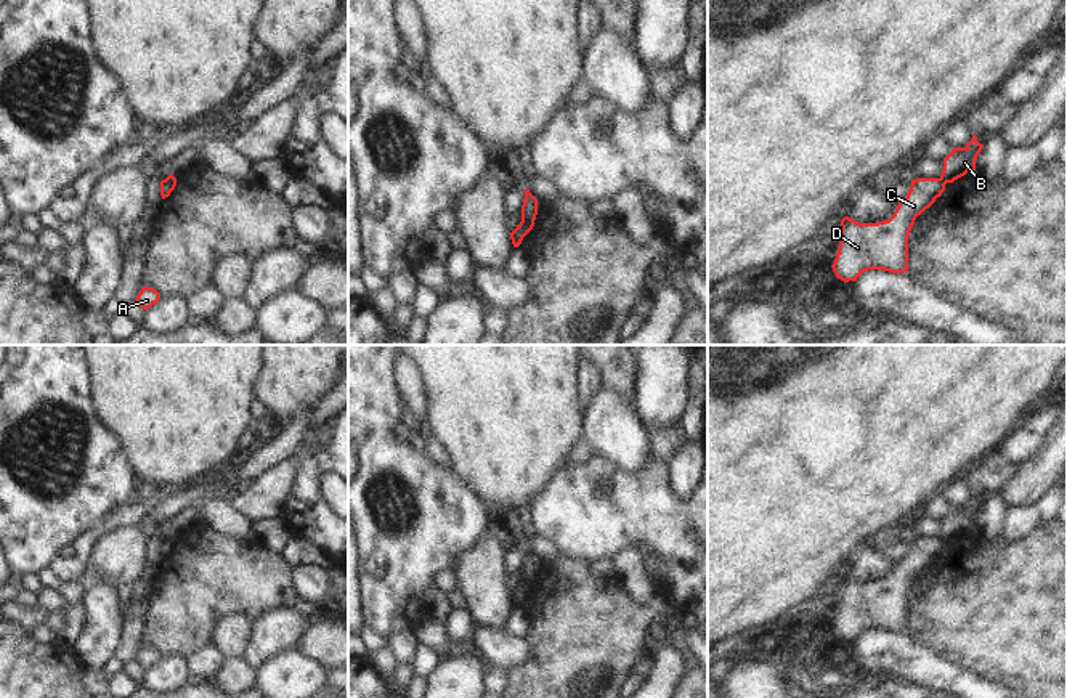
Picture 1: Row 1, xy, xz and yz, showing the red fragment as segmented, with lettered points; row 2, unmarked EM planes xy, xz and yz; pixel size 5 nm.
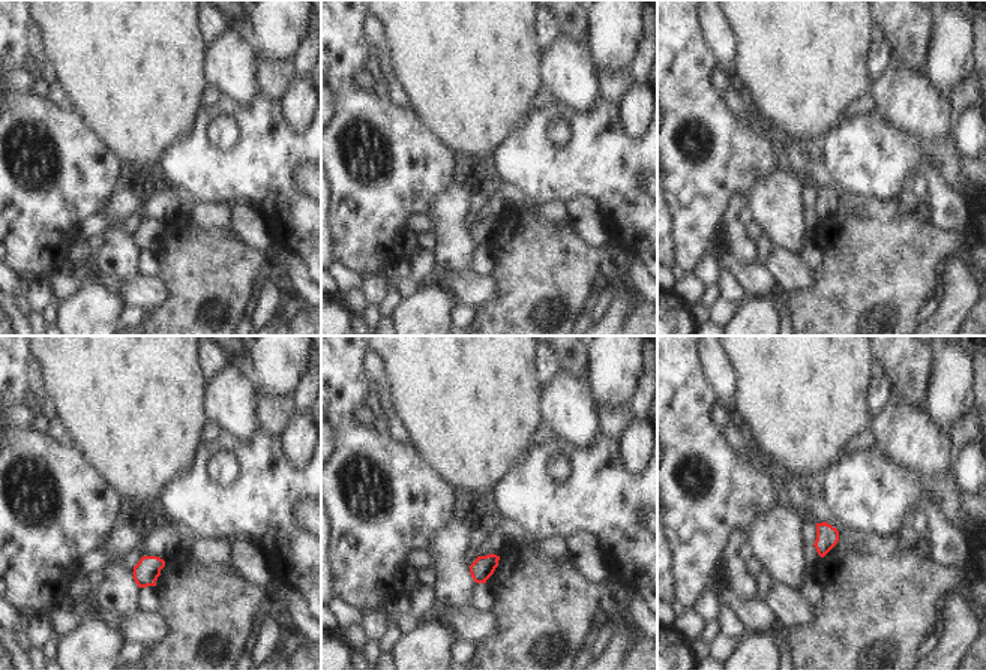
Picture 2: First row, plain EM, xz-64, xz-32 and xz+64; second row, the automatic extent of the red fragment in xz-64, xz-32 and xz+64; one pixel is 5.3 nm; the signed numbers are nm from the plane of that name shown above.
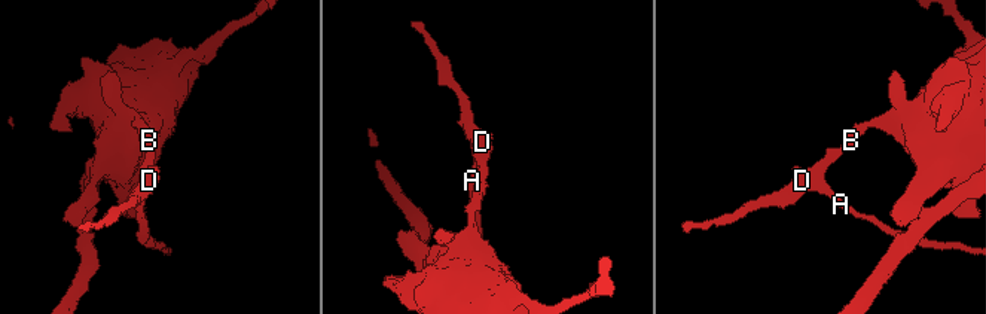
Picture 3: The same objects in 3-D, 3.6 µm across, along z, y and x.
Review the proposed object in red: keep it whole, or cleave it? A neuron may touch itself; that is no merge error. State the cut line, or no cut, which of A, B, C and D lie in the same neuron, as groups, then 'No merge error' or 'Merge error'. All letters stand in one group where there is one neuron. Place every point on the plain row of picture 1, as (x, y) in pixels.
Split along xz (533, 580), (522, 581). Groups: A C D / B. Merge error

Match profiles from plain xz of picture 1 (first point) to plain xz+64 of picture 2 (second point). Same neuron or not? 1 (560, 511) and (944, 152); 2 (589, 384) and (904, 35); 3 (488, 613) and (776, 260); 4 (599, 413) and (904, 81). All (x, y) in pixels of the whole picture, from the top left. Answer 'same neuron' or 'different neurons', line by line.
1: same neuron
2: different neurons
3: different neurons
4: same neuron

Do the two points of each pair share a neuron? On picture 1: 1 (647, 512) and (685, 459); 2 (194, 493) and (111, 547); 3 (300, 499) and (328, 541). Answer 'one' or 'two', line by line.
1: two
2: one
3: one

